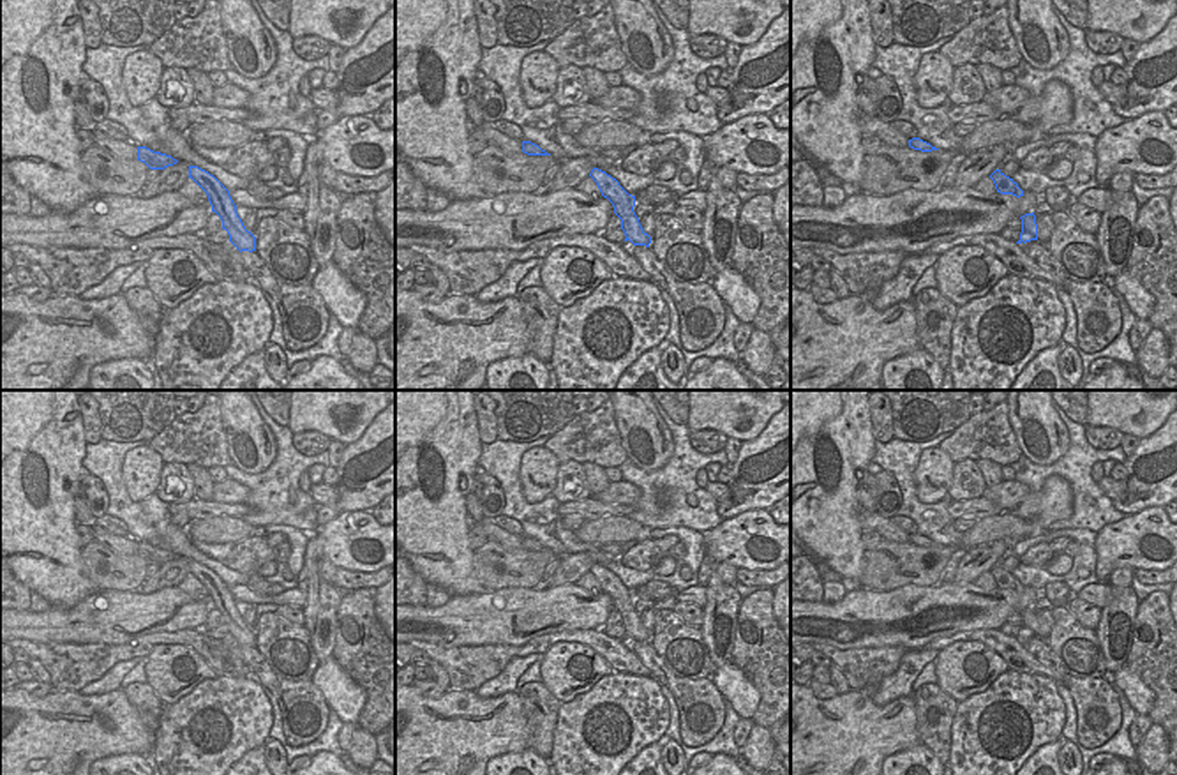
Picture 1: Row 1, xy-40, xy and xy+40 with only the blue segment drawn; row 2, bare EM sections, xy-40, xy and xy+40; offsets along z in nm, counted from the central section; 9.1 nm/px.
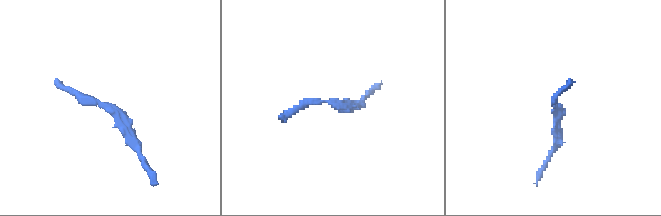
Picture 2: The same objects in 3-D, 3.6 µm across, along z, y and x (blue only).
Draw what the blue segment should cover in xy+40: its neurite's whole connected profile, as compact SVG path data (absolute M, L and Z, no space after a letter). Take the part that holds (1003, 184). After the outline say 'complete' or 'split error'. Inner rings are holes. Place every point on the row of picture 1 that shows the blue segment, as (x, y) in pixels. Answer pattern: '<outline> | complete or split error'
M995 169L990 178L993 180L997 192L1013 194L1016 198L1023 196L1023 191L1018 187L1018 184L1006 177L1001 169Z | complete

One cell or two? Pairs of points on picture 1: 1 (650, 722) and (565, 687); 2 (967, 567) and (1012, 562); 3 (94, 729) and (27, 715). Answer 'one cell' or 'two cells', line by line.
1: two cells
2: two cells
3: one cell

